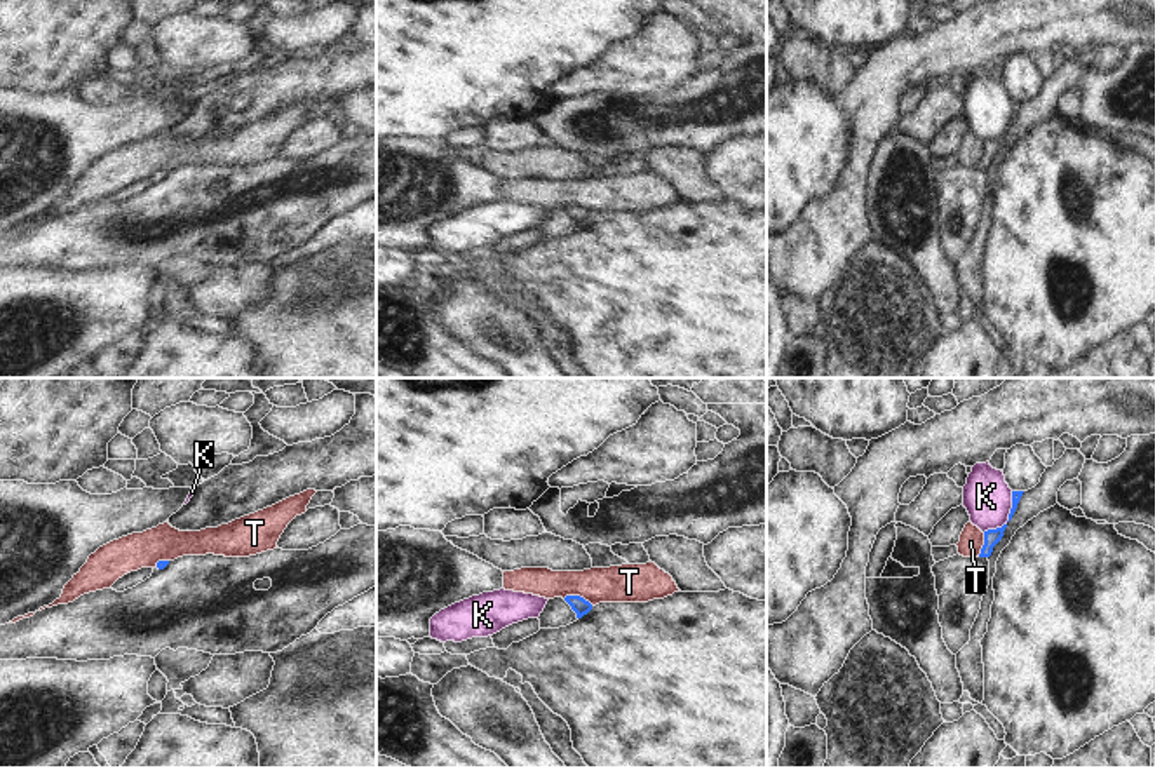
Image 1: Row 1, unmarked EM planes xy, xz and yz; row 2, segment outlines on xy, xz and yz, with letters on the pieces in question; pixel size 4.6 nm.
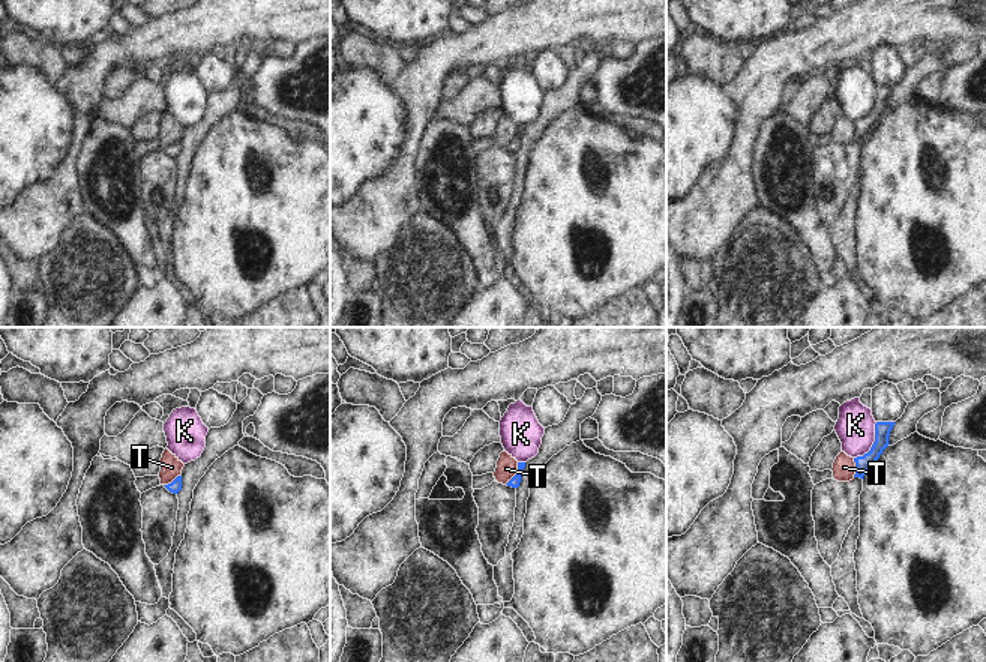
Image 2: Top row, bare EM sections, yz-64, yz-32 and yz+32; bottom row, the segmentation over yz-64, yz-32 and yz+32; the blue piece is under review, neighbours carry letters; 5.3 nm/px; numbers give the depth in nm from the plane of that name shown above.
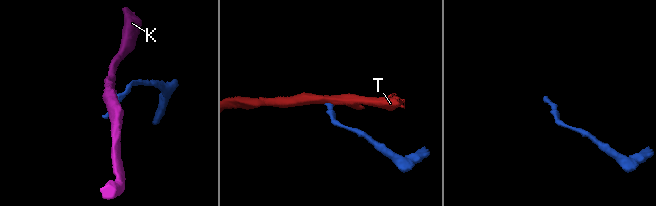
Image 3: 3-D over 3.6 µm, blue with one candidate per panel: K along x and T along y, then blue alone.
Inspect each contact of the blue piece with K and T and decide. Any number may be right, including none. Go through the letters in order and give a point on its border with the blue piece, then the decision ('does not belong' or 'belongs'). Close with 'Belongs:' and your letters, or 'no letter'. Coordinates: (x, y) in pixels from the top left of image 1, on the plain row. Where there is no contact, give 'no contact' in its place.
K: meets blue in yz at (1009, 128); does not belong
T: meets blue in xz at (579, 206); does not belong
Belongs: no letter

